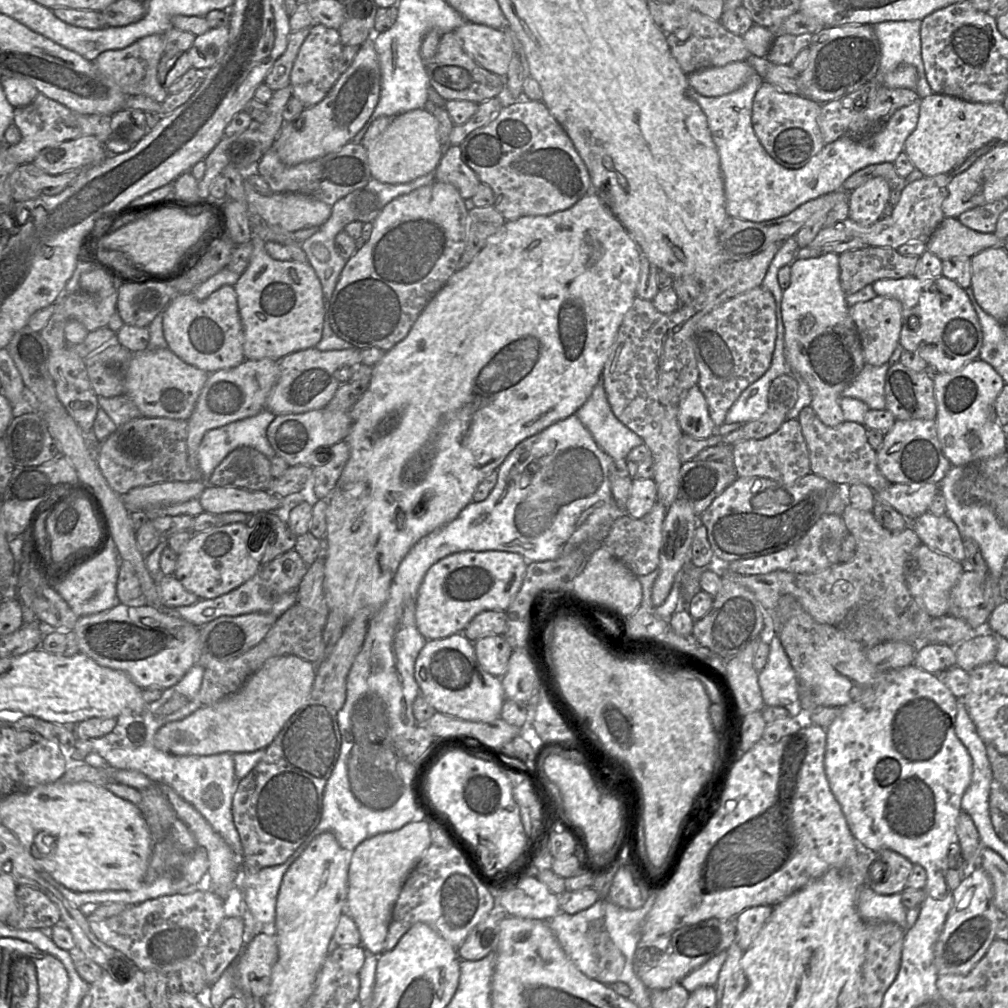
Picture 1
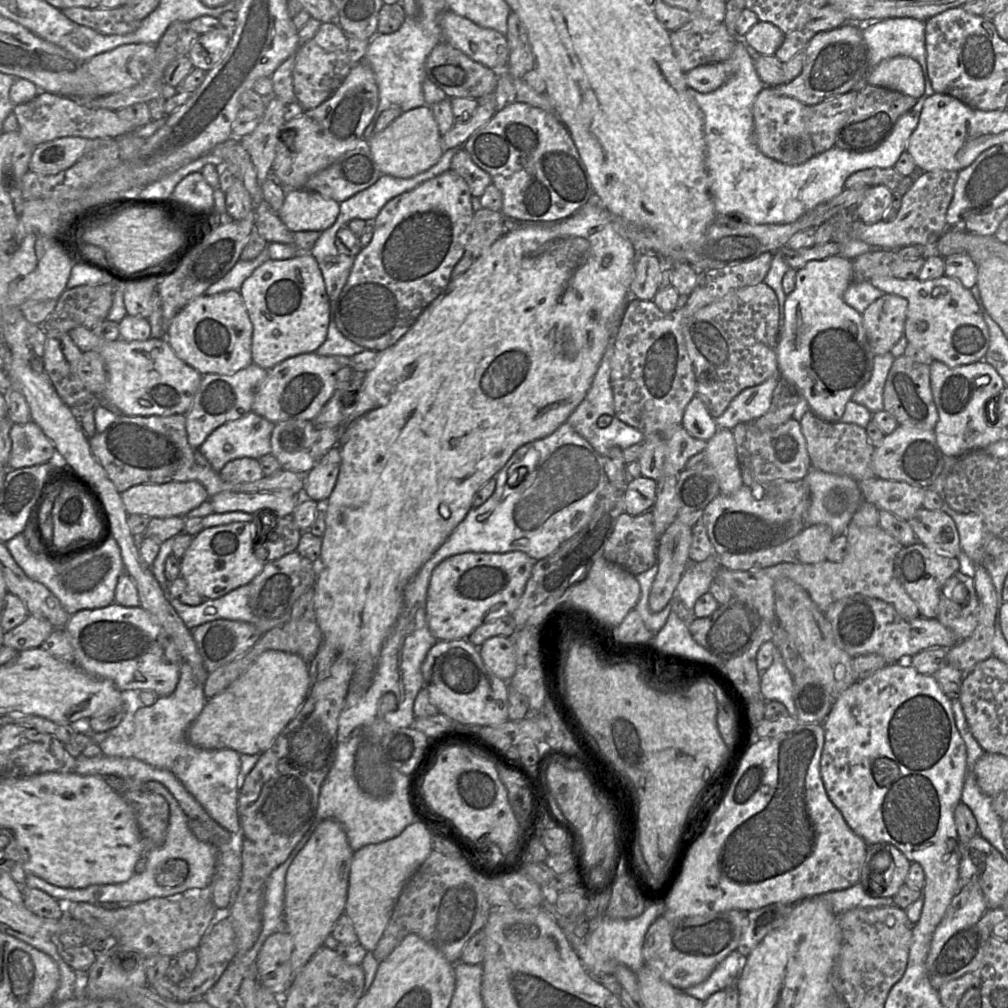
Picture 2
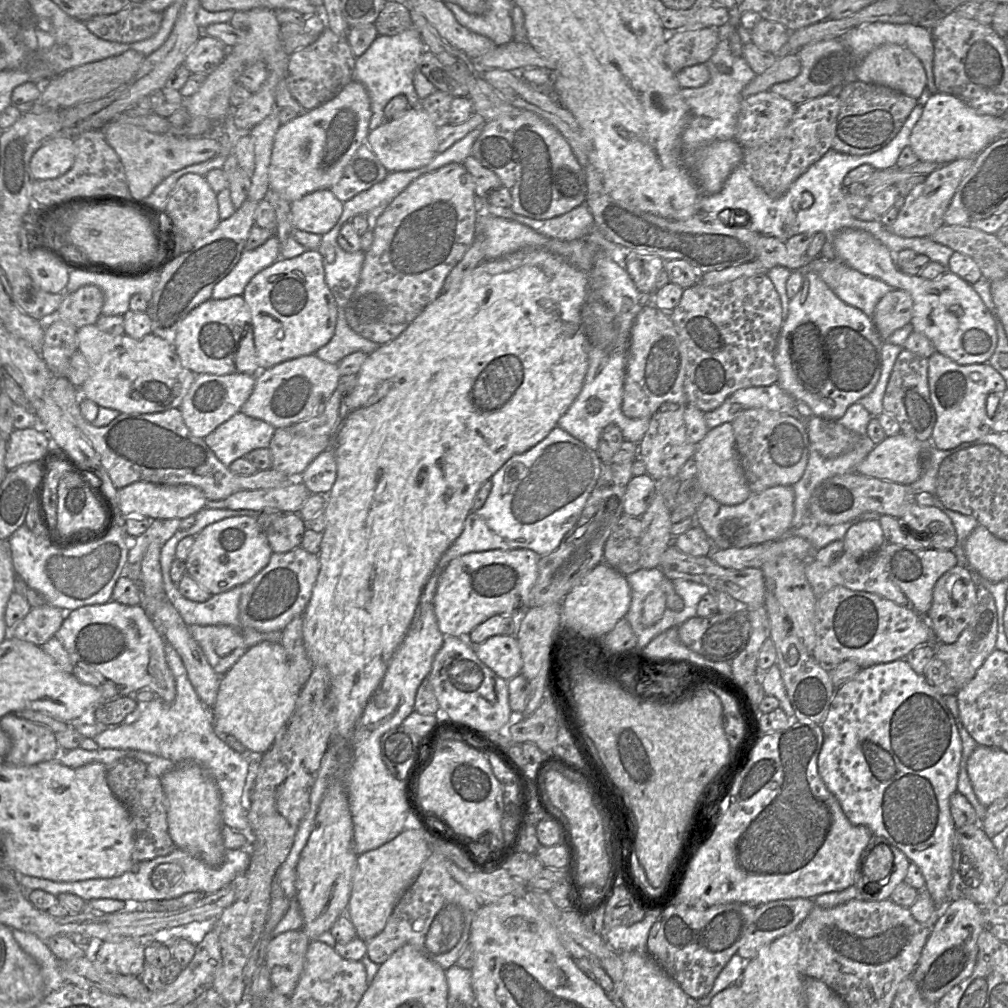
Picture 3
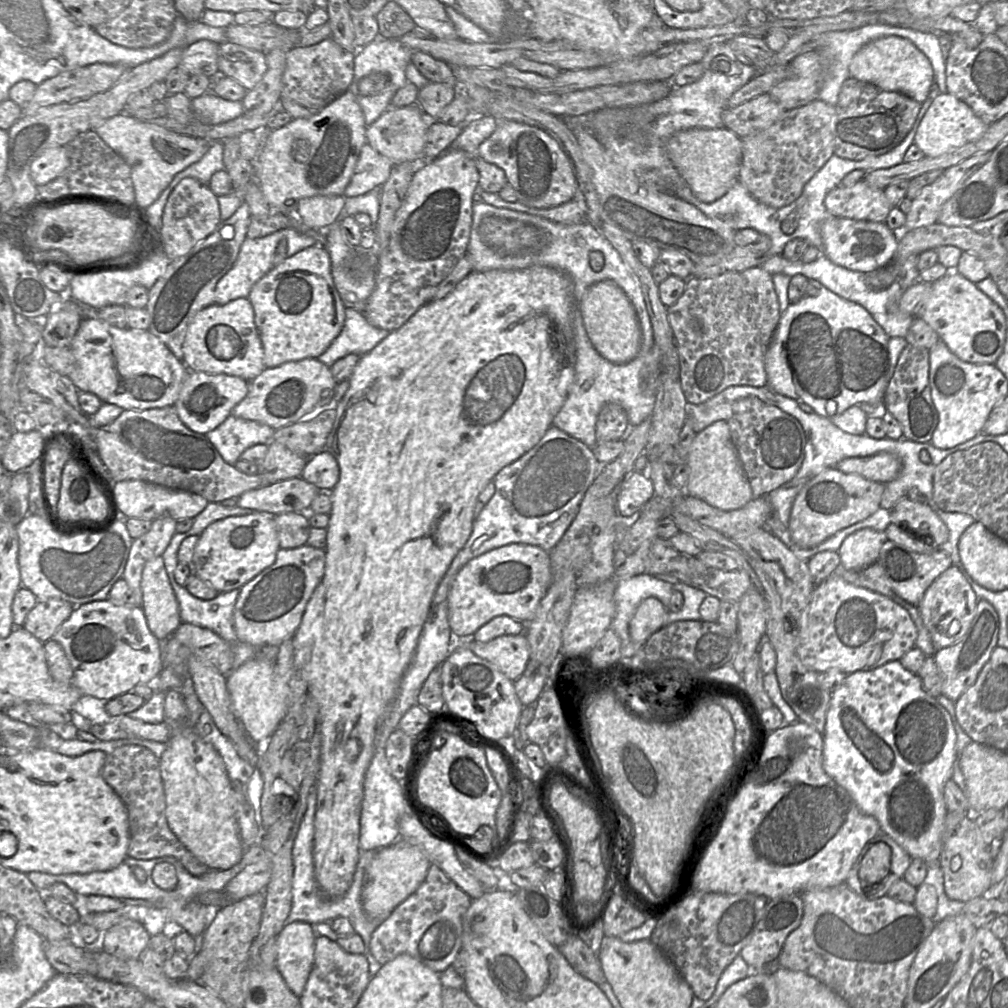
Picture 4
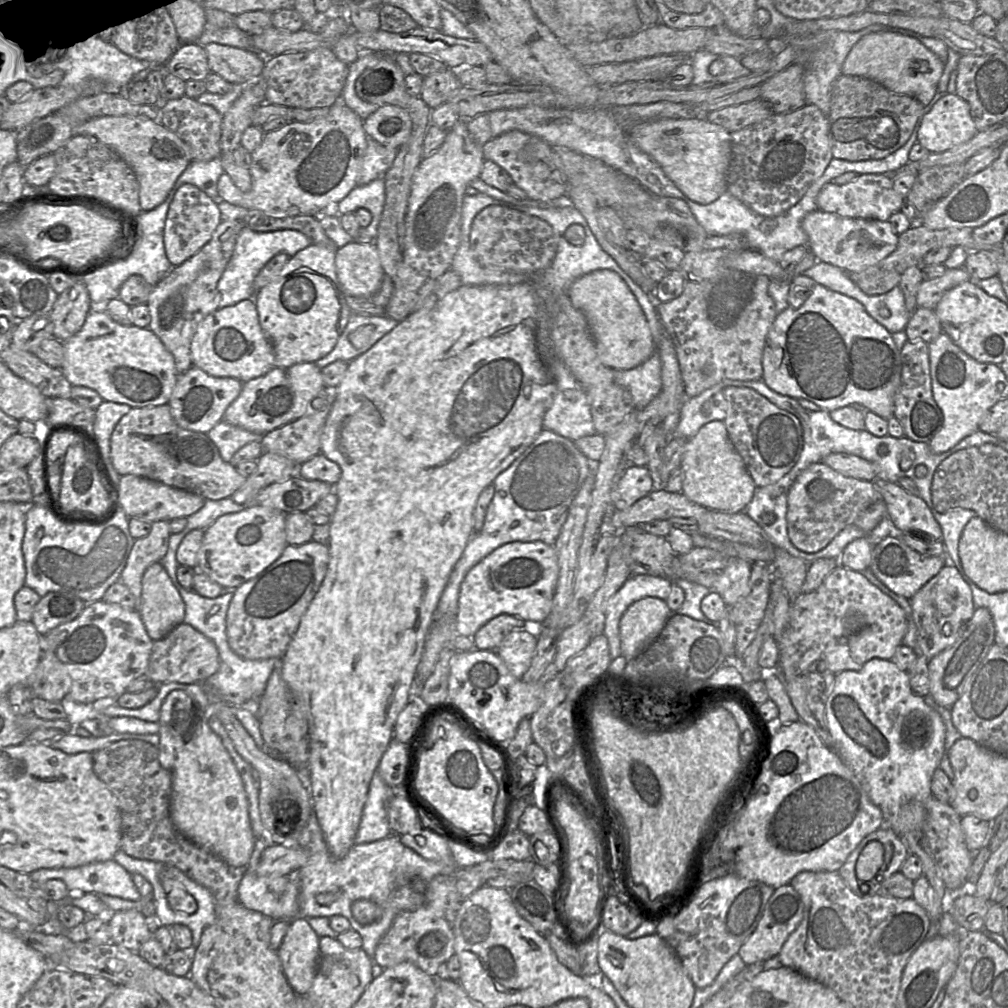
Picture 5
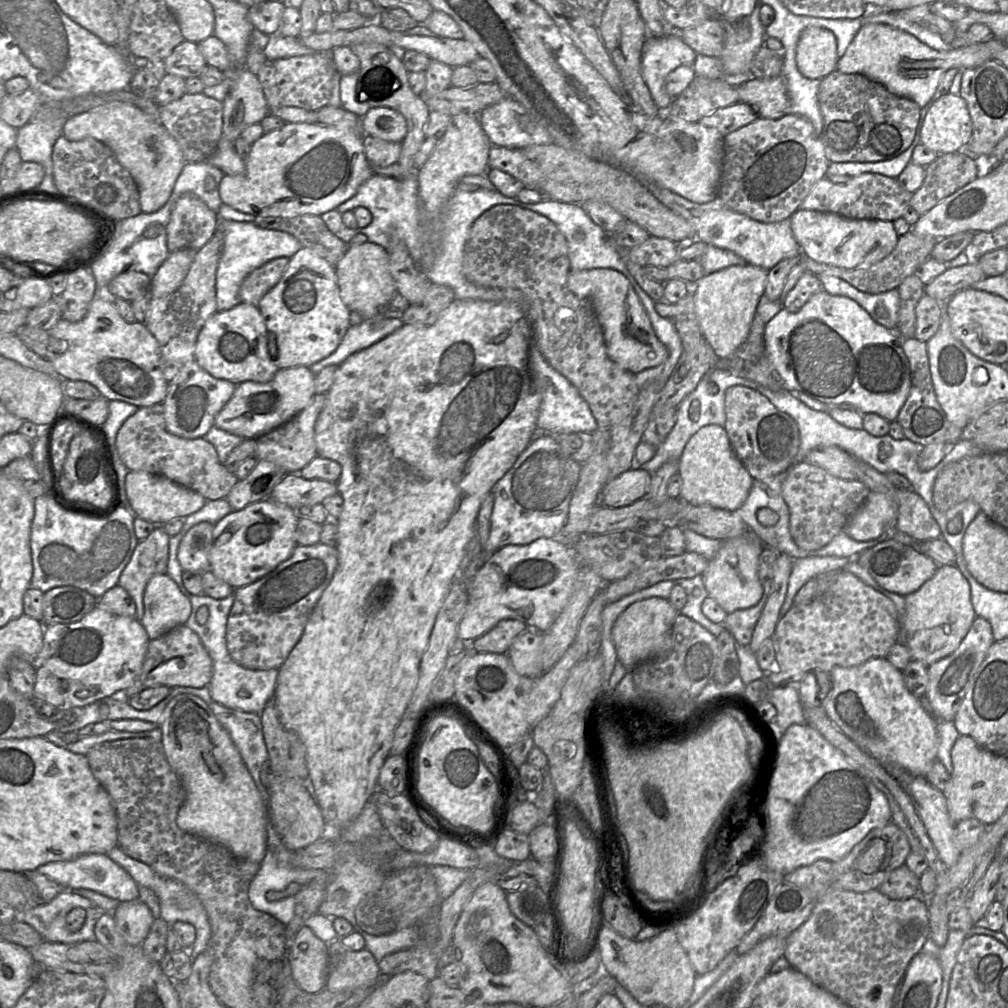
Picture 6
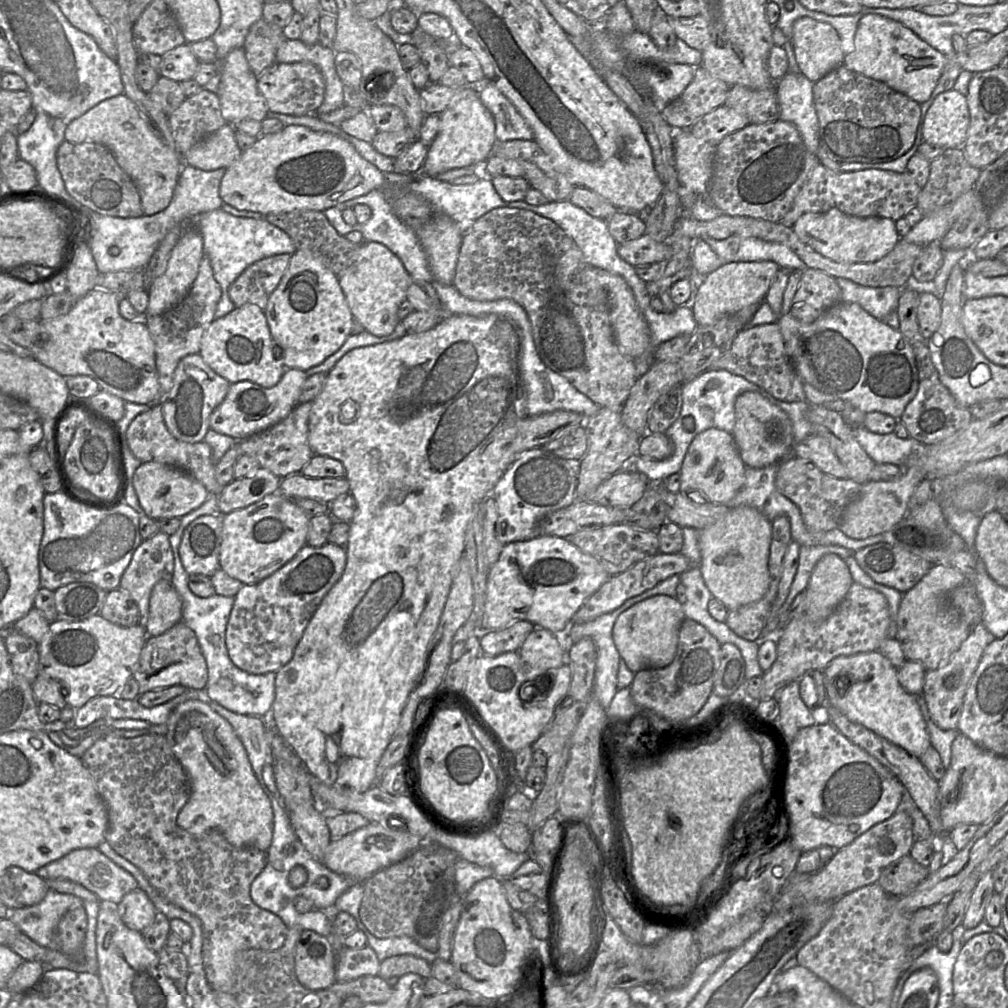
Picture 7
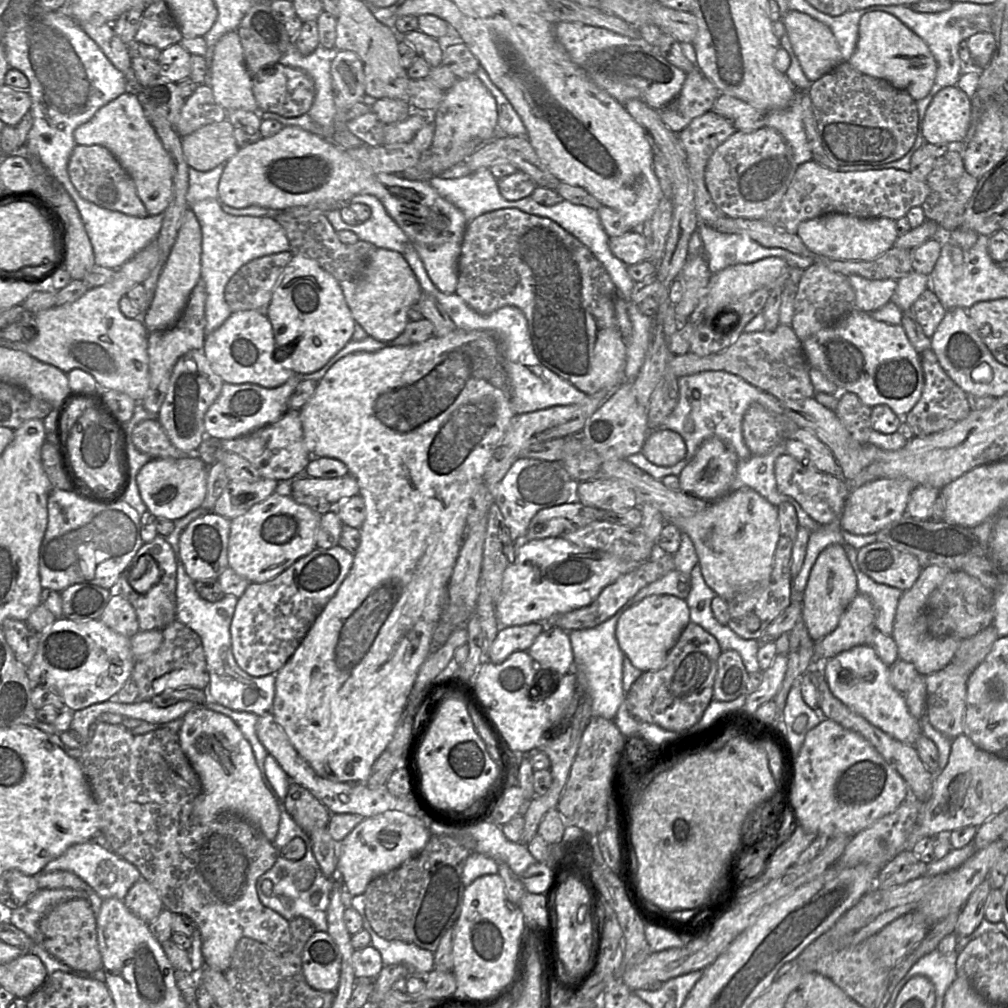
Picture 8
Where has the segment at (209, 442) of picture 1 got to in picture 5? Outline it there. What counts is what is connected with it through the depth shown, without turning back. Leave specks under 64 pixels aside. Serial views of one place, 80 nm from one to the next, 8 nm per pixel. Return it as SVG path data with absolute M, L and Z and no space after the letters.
M225 420L218 422L207 432L207 435L216 445L225 462L230 462L233 455L246 444L254 441L260 442L263 436L232 425Z

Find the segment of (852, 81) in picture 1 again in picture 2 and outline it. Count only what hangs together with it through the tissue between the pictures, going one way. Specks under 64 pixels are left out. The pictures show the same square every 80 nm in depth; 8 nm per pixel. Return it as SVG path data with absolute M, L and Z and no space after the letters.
M845 23L816 33L804 49L805 63L801 73L790 82L773 86L774 91L795 98L805 105L816 105L828 98L860 90L868 85L866 79L871 71L871 56L863 38L862 26Z

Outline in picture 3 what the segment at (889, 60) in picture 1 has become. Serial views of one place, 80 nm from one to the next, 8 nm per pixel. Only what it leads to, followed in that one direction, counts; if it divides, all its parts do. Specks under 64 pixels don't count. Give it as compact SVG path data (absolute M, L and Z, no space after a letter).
M873 22L860 25L859 27L844 34L841 39L856 56L862 60L868 53L883 44L897 44L910 50L922 63L927 77L927 89L933 95L938 93L933 76L934 45L931 30L913 24L894 24L887 22Z

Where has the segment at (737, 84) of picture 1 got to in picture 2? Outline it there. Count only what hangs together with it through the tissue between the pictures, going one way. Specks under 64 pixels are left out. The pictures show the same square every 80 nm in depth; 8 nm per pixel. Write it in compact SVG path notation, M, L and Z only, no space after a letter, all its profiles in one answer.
M723 61L690 70L686 73L686 82L689 88L706 94L722 86L730 75L731 66Z

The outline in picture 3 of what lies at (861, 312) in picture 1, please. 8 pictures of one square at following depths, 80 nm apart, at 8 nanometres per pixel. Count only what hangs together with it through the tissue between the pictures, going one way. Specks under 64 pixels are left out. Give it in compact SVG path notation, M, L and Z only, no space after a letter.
M893 290L878 302L872 321L880 337L887 341L896 330L910 323L912 314L911 295L903 290Z

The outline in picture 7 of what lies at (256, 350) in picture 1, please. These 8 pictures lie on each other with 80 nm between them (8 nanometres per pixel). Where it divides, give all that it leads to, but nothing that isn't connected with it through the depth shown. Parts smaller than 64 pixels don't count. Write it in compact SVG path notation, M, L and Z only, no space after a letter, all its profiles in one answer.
M296 250L290 257L288 267L282 276L277 288L270 295L267 306L264 310L264 315L267 320L267 324L270 330L270 334L273 340L273 347L279 346L276 357L277 360L282 360L282 365L286 368L298 369L306 371L314 366L321 364L324 360L334 354L346 341L347 337L351 335L351 327L353 321L353 315L348 307L345 296L338 282L338 276L329 270L321 261L313 257L308 251Z

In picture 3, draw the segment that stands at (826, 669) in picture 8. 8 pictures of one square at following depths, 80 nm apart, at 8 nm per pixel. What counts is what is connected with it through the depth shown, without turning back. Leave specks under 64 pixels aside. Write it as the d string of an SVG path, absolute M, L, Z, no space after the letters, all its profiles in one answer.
M906 659L875 664L862 668L849 682L836 690L830 708L821 724L823 744L818 756L819 774L828 790L838 800L845 816L854 825L865 826L873 835L888 839L901 850L911 863L916 864L925 878L925 889L938 907L949 899L949 885L952 876L953 841L956 826L950 812L950 797L957 791L958 774L962 754L962 742L955 720L944 696L938 693L923 674L917 674Z

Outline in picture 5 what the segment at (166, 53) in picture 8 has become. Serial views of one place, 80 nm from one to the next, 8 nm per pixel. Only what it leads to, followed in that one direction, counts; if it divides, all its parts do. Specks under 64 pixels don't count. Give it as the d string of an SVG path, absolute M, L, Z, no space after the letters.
M194 42L182 43L165 63L165 70L184 81L205 80L211 72L204 46Z

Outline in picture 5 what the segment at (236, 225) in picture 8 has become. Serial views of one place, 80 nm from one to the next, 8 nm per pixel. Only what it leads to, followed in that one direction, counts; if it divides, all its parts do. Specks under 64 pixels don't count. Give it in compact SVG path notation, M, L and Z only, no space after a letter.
M245 225L237 237L231 259L217 284L218 308L233 306L246 299L254 299L254 280L271 258L279 253L293 257L311 244L311 240L306 235L296 230L258 233Z

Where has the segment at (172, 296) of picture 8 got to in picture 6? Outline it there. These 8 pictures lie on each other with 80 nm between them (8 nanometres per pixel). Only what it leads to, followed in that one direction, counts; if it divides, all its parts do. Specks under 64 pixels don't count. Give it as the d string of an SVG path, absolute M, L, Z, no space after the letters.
M192 249L169 252L166 260L151 278L149 298L162 298L175 292L185 279L195 253Z

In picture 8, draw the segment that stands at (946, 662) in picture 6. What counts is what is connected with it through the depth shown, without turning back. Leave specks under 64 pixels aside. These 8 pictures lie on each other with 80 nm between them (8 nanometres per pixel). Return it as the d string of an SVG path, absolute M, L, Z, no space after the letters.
M953 662L925 676L926 714L929 722L952 740L963 734L969 676L969 673Z

